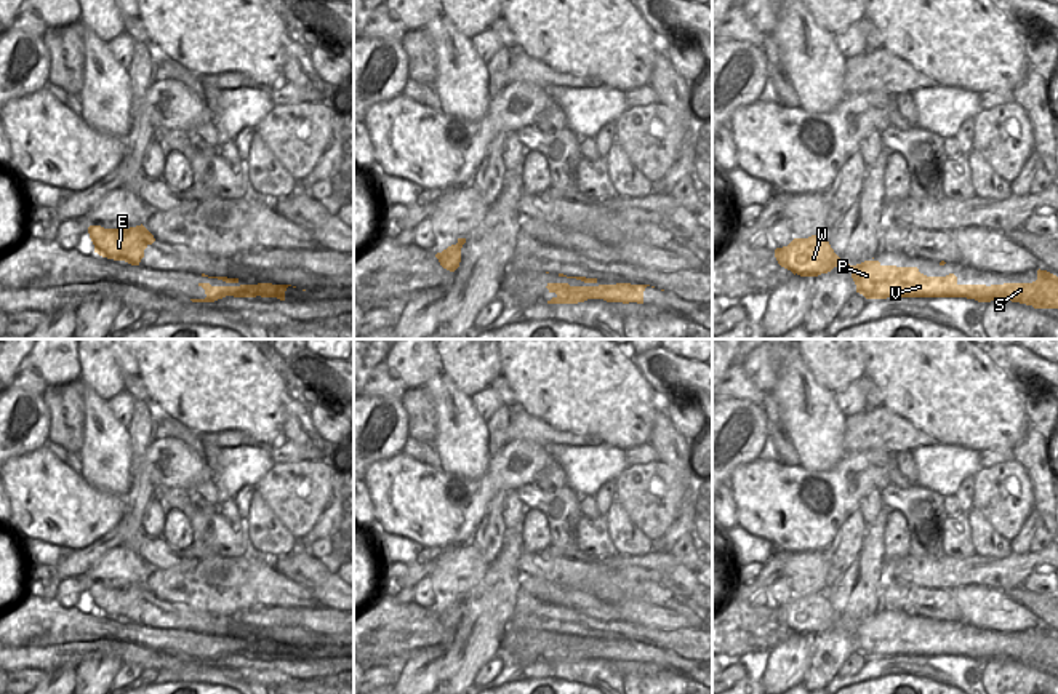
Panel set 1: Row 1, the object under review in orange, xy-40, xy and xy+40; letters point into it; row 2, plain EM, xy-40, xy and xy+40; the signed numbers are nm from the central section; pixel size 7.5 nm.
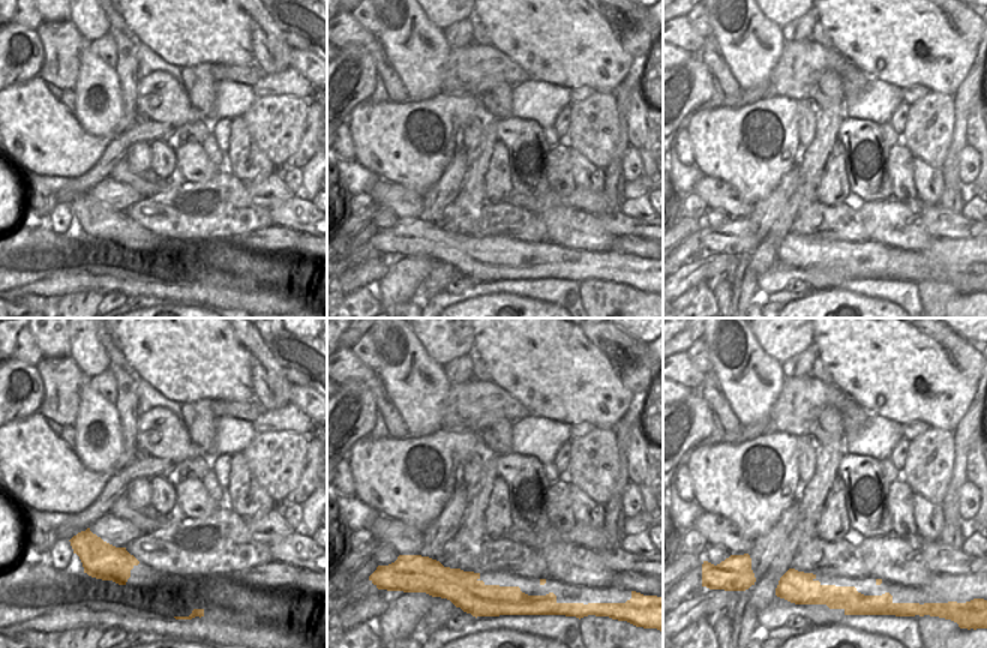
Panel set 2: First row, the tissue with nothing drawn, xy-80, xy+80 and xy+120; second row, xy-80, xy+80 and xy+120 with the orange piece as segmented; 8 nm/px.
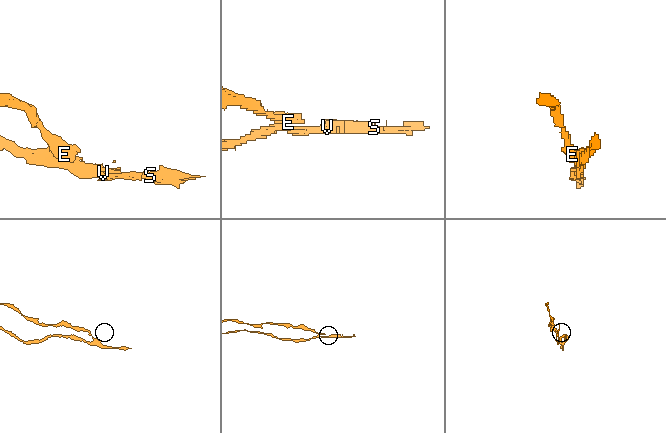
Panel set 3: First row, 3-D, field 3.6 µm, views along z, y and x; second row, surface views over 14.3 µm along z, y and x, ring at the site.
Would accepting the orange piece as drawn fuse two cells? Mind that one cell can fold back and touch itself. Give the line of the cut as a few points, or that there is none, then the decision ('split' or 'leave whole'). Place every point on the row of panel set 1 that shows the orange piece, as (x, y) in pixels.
cut xy (458, 240), (461, 245); split

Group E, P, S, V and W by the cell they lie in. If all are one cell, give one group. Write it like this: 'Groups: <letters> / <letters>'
Groups: E / P S V W

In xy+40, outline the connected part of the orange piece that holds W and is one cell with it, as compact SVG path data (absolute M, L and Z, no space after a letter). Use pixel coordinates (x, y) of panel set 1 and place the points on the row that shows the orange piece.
M823 235L794 238L787 246L776 248L778 264L794 275L818 277L834 267L852 272L856 293L866 299L887 297L967 297L978 302L1008 299L1034 309L1058 309L1058 277L1037 270L1032 283L959 285L957 277L927 277L917 267L882 265L874 257L856 265L844 262Z

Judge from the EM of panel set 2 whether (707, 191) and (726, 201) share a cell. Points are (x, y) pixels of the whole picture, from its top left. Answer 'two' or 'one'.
one

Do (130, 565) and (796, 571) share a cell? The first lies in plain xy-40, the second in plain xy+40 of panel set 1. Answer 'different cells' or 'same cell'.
same cell

